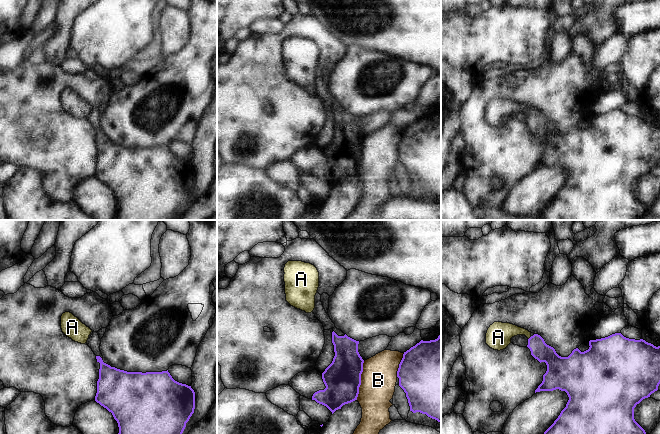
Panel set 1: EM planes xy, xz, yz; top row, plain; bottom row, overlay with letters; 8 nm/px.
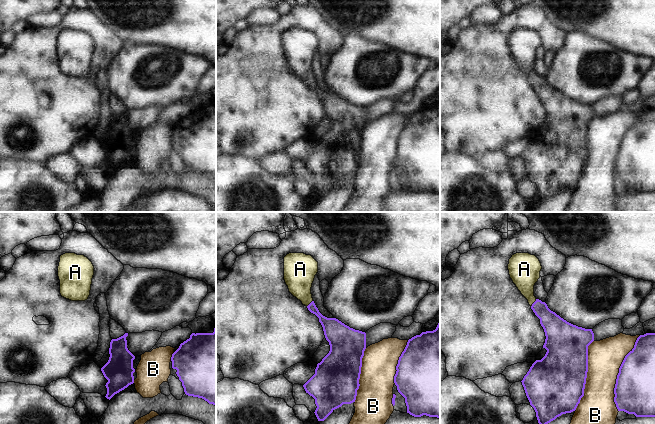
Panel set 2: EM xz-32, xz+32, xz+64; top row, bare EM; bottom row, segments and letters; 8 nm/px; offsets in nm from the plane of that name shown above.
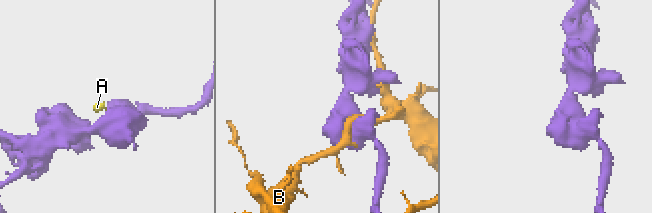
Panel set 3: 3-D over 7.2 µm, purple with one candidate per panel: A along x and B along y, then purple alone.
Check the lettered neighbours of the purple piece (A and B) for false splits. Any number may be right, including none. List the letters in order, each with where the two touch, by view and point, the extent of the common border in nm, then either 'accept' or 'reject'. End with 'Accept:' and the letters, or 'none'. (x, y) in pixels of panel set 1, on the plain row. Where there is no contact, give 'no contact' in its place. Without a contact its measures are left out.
A: yz (529, 114) | 40 nm | accept
B: xz (360, 156) | 320 nm | reject
Accept: A

